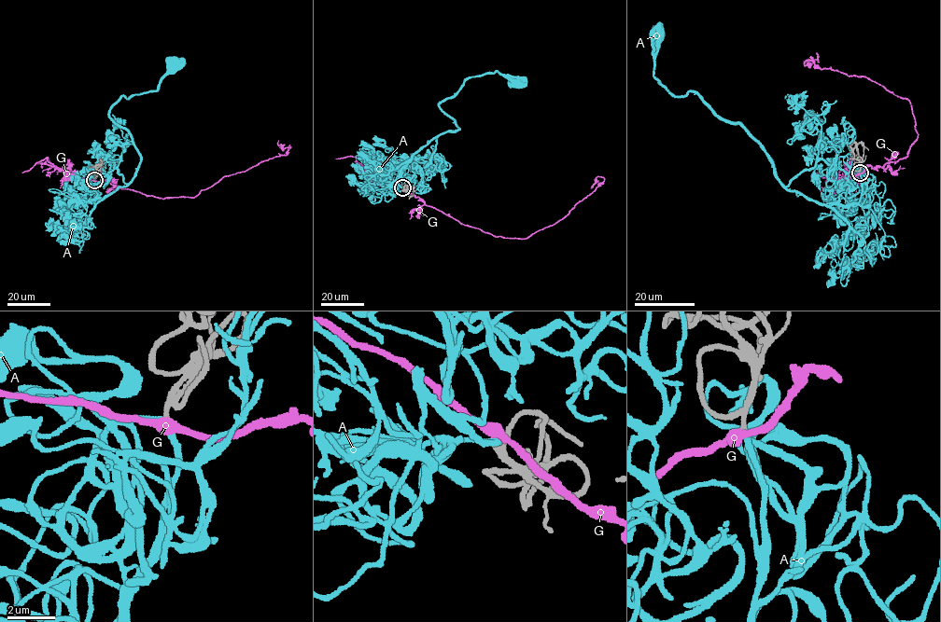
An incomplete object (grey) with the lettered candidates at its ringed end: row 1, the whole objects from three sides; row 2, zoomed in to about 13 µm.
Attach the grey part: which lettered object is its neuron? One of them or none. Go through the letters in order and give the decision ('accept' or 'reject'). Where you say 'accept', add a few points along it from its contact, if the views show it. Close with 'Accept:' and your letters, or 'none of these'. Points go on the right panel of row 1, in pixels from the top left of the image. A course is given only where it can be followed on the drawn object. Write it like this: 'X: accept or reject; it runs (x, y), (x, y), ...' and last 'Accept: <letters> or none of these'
A: accept; it runs (860, 172), (862, 183), (826, 204), (787, 188), (748, 130), (653, 76), (658, 33)
G: reject
Accept: A

